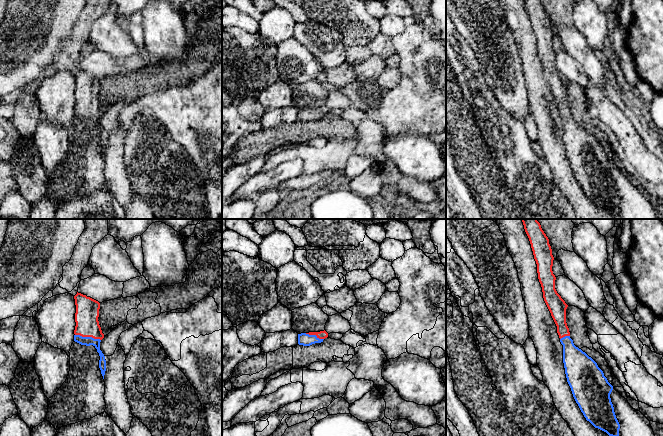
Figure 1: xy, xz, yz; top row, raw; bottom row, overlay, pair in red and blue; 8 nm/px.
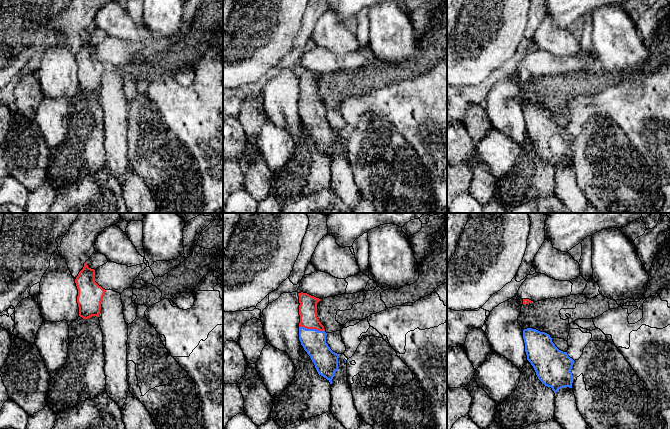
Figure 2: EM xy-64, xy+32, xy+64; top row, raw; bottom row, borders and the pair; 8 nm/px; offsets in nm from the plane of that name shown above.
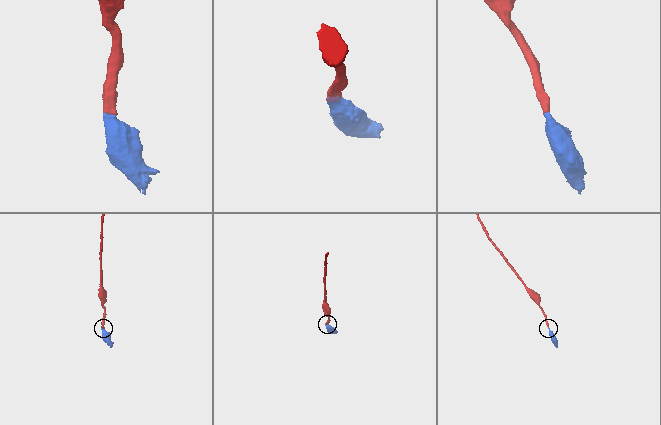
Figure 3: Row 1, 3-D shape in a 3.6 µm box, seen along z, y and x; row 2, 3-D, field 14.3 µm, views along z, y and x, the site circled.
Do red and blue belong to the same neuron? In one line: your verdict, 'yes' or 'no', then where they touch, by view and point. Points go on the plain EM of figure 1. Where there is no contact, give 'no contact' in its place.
yes | xy (88, 112)

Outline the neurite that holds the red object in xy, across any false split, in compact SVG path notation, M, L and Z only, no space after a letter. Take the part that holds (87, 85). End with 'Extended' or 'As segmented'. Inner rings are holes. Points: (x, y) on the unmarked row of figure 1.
M78 68L74 75L76 81L74 117L81 121L93 121L97 125L100 132L99 144L104 155L106 136L100 126L100 118L104 114L98 97L100 79Z. Extended

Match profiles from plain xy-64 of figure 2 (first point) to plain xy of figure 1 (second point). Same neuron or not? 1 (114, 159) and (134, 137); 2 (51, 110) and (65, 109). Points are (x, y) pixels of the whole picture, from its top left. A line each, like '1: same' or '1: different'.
1: different
2: different

